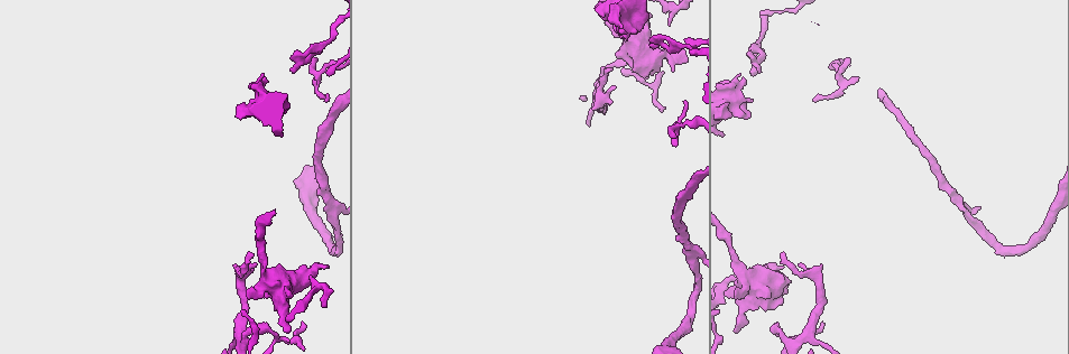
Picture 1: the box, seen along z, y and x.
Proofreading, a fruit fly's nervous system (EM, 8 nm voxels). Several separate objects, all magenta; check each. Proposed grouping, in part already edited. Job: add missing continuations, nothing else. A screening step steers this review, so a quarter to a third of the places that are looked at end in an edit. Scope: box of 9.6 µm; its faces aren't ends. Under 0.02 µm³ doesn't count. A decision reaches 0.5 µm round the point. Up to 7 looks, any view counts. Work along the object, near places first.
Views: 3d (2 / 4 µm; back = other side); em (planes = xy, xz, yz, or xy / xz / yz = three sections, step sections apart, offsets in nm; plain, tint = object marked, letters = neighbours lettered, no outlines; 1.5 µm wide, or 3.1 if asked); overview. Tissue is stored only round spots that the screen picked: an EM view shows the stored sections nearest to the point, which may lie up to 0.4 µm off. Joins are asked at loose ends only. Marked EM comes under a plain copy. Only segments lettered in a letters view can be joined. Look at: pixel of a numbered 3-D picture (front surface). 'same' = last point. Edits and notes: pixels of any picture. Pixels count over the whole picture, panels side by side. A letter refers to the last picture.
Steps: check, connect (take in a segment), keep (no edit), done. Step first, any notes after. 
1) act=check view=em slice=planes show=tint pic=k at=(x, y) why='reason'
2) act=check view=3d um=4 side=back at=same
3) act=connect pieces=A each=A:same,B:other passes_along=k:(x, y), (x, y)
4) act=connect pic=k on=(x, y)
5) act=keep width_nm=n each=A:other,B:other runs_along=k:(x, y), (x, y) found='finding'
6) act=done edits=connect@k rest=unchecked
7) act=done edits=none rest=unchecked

act=check view=3d um=2 pic=1 at=(301, 322) why='thin end'

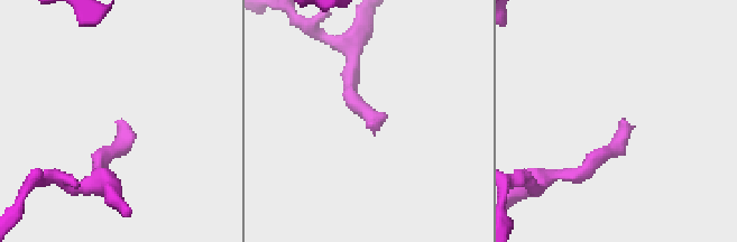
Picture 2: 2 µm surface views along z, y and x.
act=check view=em slice=yz step=8 show=letters pic=2 at=(123, 120) why='shape alone is not enough'

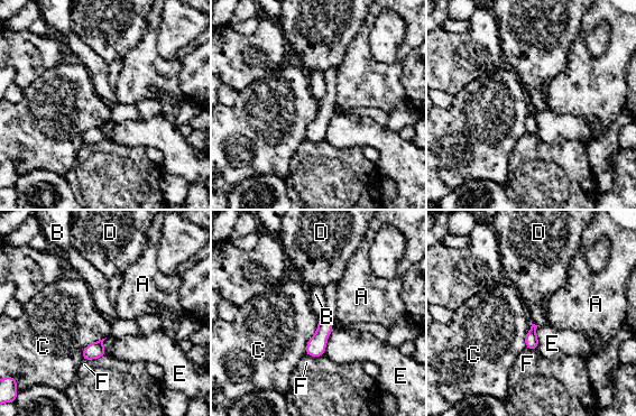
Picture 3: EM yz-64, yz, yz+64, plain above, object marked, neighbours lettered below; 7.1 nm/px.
act=check view=em slice=planes show=letters at=same

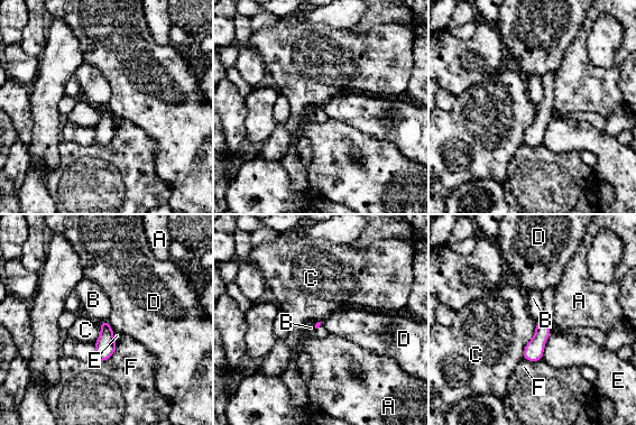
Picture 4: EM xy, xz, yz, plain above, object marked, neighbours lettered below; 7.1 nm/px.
act=keep each=A:other,B:other,C:other,D:other,E:other,F:other border=4:(104, 320), (100, 322) found='none of them fits'

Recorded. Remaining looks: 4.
act=check view=em slice=xy step=4 show=letters pic=1 at=(771, 266) why='branch stops here'

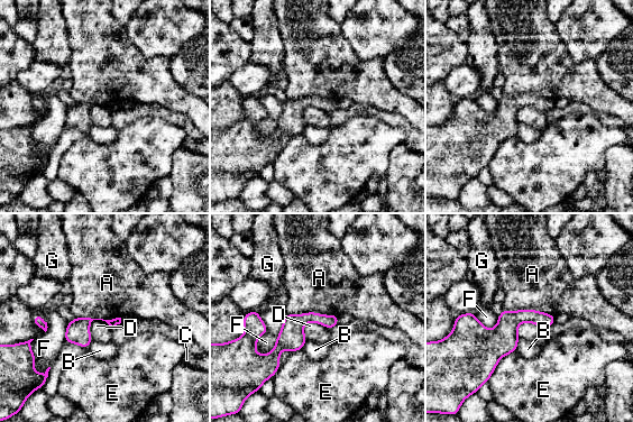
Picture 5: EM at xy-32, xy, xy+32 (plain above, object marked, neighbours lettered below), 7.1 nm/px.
act=keep each=A:other,B:other,C:other,D:other,E:other,F:other,G:other found='none of them fits'

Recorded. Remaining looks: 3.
act=check view=3d um=2 pic=1 at=(734, 331) why='an open end'

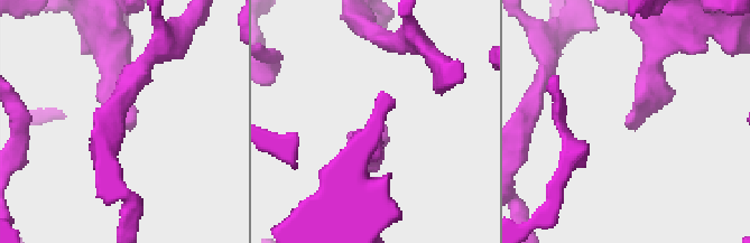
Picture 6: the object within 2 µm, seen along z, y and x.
act=check view=em slice=yz step=8 show=letters pic=6 at=(629, 125) why='need the tissue'

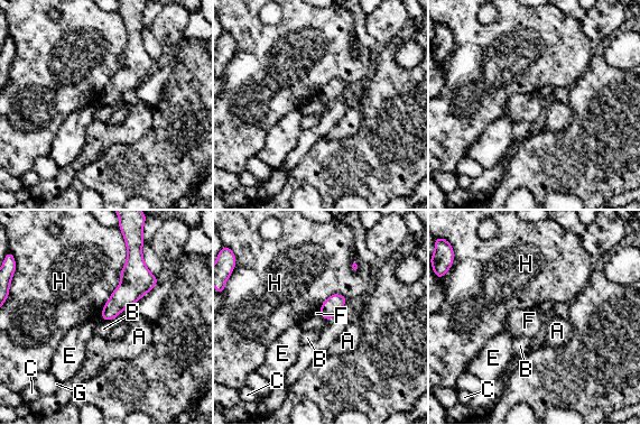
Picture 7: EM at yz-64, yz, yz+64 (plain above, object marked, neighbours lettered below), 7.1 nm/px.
act=check view=em slice=planes show=letters at=same

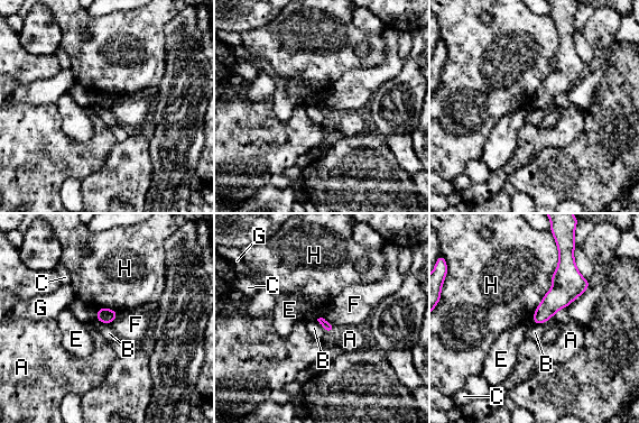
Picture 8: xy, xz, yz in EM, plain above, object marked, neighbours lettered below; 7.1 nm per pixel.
act=keep each=A:other,B:other,C:other,E:other,F:other,G:other,H:other border=8:(553, 315), (542, 323), (535, 323) found='no lettered segment goes on from it'

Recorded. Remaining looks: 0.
act=done edits=none rest=unchecked

